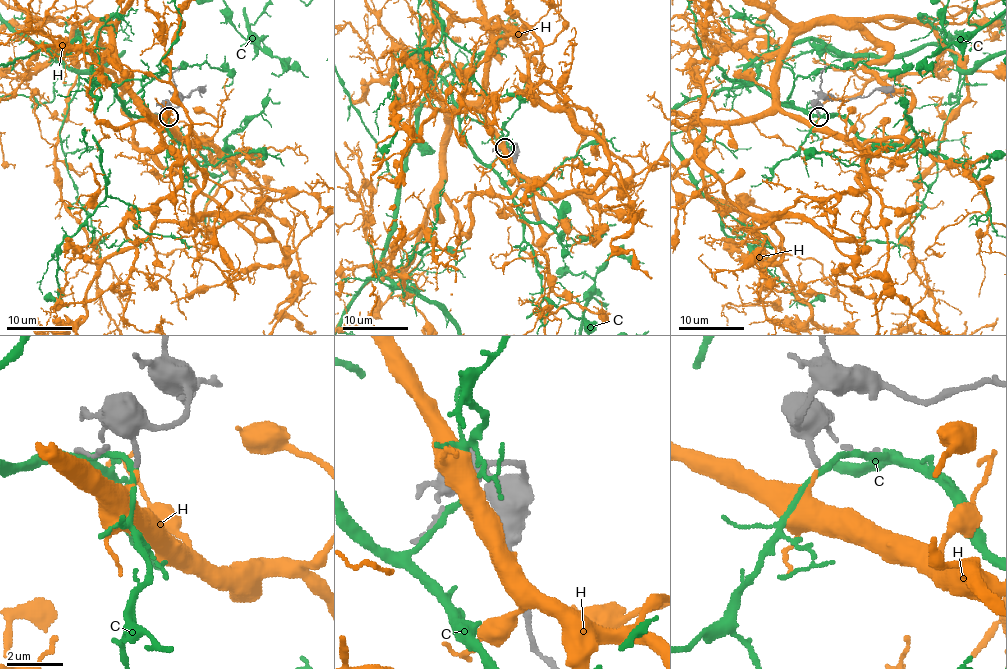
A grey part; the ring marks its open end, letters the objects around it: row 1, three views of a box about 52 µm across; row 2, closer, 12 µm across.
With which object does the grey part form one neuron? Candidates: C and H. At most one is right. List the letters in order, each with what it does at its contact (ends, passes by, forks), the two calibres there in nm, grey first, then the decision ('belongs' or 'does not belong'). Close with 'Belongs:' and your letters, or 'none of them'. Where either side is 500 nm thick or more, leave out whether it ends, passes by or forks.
C: it passes by; calibres 190 and 200 nm; does not belong
H: it ends; calibres 200 and 200 nm; belongs
Belongs: H

